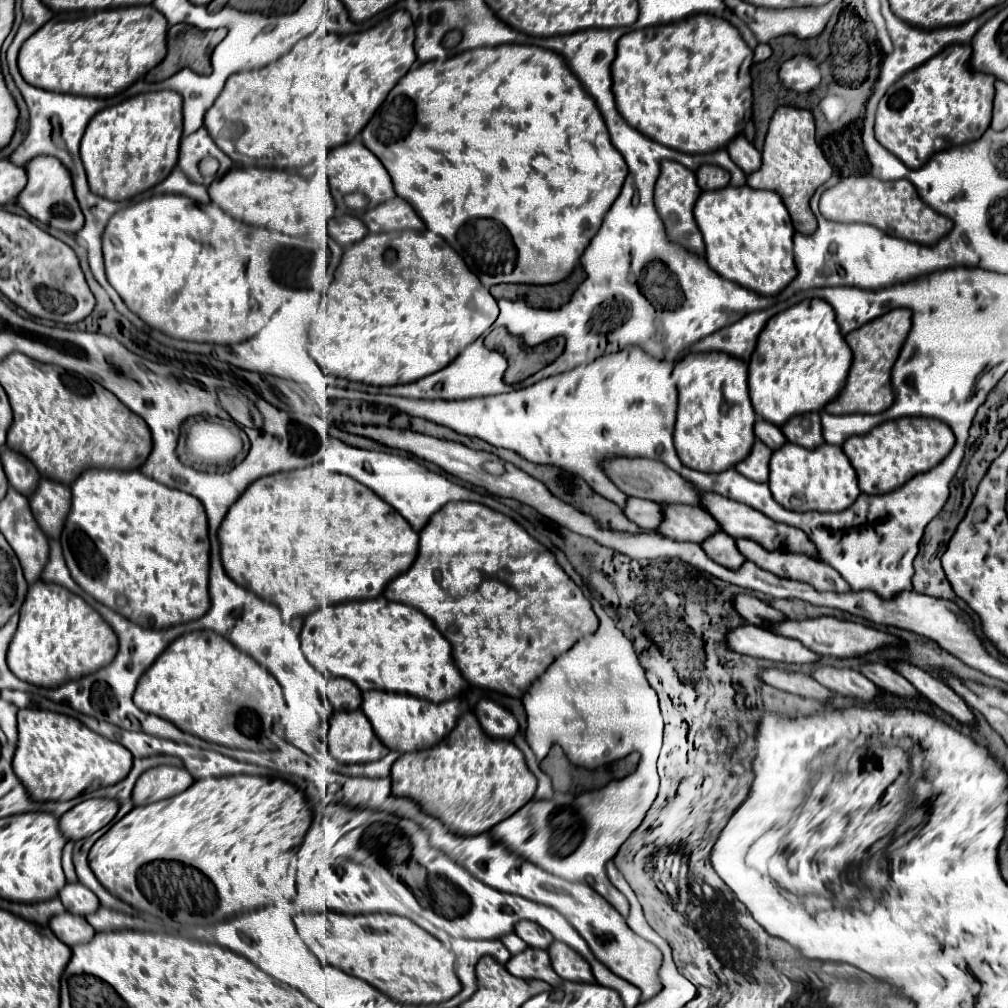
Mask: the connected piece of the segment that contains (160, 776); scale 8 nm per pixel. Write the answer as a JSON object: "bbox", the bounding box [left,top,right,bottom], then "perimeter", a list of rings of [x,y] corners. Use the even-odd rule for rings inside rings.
{"bbox":[133,767,193,805],"perimeter":[[[153,767],[145,771],[133,789],[133,803],[135,805],[147,805],[161,799],[169,799],[187,787],[191,787],[193,777],[187,769],[181,767]]]}

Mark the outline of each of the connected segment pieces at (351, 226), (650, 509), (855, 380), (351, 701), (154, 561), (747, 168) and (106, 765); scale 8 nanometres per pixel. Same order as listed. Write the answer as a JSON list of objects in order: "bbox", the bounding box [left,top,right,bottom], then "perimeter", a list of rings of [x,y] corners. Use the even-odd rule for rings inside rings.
[{"bbox":[331,215,369,245],"perimeter":[[[337,215],[335,217],[335,229],[331,227],[331,239],[335,239],[339,245],[353,245],[361,241],[369,231],[365,229],[365,223],[359,217],[353,215]]]},{"bbox":[623,497,663,529],"perimeter":[[[629,497],[629,501],[623,507],[623,513],[631,523],[635,523],[641,529],[657,529],[663,519],[661,507],[657,503],[637,497]]]},{"bbox":[825,309,911,415],"perimeter":[[[893,309],[885,313],[881,319],[873,319],[853,333],[845,335],[851,351],[853,365],[847,377],[847,385],[843,393],[825,407],[831,415],[851,415],[851,413],[867,413],[875,415],[889,409],[895,401],[895,391],[891,385],[891,367],[899,357],[899,351],[905,343],[905,337],[911,329],[911,311],[909,309]],[[885,383],[885,389],[883,389]]]},{"bbox":[327,677,361,711],"perimeter":[[[331,677],[327,685],[327,697],[335,711],[353,711],[361,705],[361,691],[353,681],[343,677]]]},{"bbox":[61,469,209,629],"perimeter":[[[89,469],[73,485],[73,505],[61,545],[71,577],[91,597],[121,613],[135,625],[165,629],[203,617],[209,607],[209,531],[201,501],[189,493],[165,487],[141,471]]]},{"bbox":[727,135,761,175],"perimeter":[[[745,135],[733,139],[731,145],[727,145],[727,153],[745,175],[751,175],[761,167],[761,153],[745,139]]]},{"bbox":[13,709,133,801],"perimeter":[[[21,709],[17,713],[17,729],[19,729],[19,745],[13,757],[13,771],[21,779],[23,787],[27,789],[33,801],[69,801],[79,797],[87,789],[95,791],[99,787],[115,785],[123,781],[131,771],[133,755],[123,745],[93,733],[73,717],[43,709]]]}]

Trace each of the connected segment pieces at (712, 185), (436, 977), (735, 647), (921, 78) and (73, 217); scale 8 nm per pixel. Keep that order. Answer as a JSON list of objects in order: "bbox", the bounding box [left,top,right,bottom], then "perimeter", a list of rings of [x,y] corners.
[{"bbox":[697,165,729,191],"perimeter":[[[703,165],[697,171],[697,185],[703,191],[717,191],[729,185],[729,173],[717,165]]]},{"bbox":[293,913,465,1003],"perimeter":[[[301,913],[293,917],[297,933],[303,937],[305,945],[327,965],[333,965],[349,975],[355,975],[373,987],[377,987],[387,997],[393,997],[397,1003],[443,1003],[453,999],[461,991],[461,981],[455,975],[455,953],[451,939],[465,939],[451,937],[445,931],[433,927],[429,921],[421,919],[421,927],[413,921],[399,917],[399,915],[341,915],[341,913]]]},{"bbox":[725,625,817,663],"perimeter":[[[741,625],[725,633],[725,645],[729,651],[769,659],[775,663],[813,663],[817,655],[805,649],[799,641],[771,633],[763,627]]]},{"bbox":[875,45,995,169],"perimeter":[[[949,45],[901,77],[881,99],[875,137],[909,169],[923,167],[933,153],[977,141],[991,123],[995,77],[971,69],[971,45]]]},{"bbox":[17,157,85,233],"perimeter":[[[35,157],[33,161],[27,163],[27,175],[29,175],[29,183],[27,187],[21,191],[17,203],[37,221],[41,221],[43,225],[55,227],[59,231],[65,233],[77,233],[83,229],[85,225],[85,217],[81,213],[81,207],[77,203],[77,197],[73,193],[73,181],[69,171],[61,165],[61,161],[57,161],[55,157]]]}]

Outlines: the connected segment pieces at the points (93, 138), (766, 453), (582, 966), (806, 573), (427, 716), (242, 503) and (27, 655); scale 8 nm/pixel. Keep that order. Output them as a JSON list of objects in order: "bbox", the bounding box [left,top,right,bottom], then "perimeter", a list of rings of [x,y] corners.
[{"bbox":[81,91,183,201],"perimeter":[[[175,91],[135,95],[115,107],[99,111],[87,125],[81,139],[81,161],[89,187],[105,199],[127,201],[163,181],[179,157],[183,129],[183,99]]]},{"bbox":[735,441,773,483],"perimeter":[[[757,441],[753,445],[751,453],[747,455],[747,459],[737,463],[735,469],[751,481],[765,483],[767,477],[769,477],[769,459],[771,459],[771,455],[773,455],[773,451],[767,445],[763,445],[761,441]]]},{"bbox":[547,941,595,983],"perimeter":[[[553,941],[547,949],[551,957],[551,965],[557,975],[561,975],[565,981],[589,981],[595,983],[595,977],[591,973],[589,963],[569,945],[561,941]]]},{"bbox":[737,539,851,593],"perimeter":[[[737,539],[737,547],[745,555],[745,559],[755,561],[757,565],[761,565],[761,569],[769,569],[779,577],[811,583],[817,591],[837,591],[837,593],[851,591],[845,579],[821,559],[809,557],[805,553],[767,551],[749,539]]]},{"bbox":[361,691,469,753],"perimeter":[[[369,691],[369,693],[363,693],[361,711],[369,717],[373,731],[391,751],[409,753],[409,751],[433,747],[437,741],[449,735],[457,723],[457,717],[469,711],[469,707],[463,697],[445,701],[441,705],[433,705],[425,699],[417,699],[417,697],[409,697],[401,693],[397,695],[397,693],[387,693],[387,691]]]},{"bbox":[219,463,419,621],"perimeter":[[[323,463],[267,475],[251,483],[227,511],[219,541],[227,575],[263,601],[277,605],[285,621],[307,617],[319,607],[379,597],[389,581],[413,565],[419,547],[419,535],[389,503],[355,479],[327,471]]]},{"bbox":[7,581,119,689],"perimeter":[[[37,581],[35,585],[29,587],[27,599],[21,607],[21,619],[19,619],[17,633],[9,645],[7,663],[9,669],[23,681],[37,687],[53,689],[57,685],[63,685],[65,681],[75,681],[77,677],[85,677],[89,673],[95,673],[97,669],[103,669],[117,655],[117,645],[119,645],[117,635],[107,625],[107,621],[103,621],[99,613],[91,605],[87,605],[79,595],[65,591],[61,585],[55,583],[47,585],[43,581]]]}]

